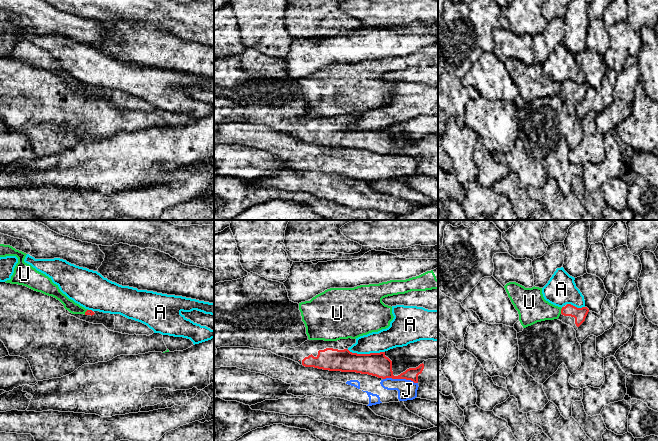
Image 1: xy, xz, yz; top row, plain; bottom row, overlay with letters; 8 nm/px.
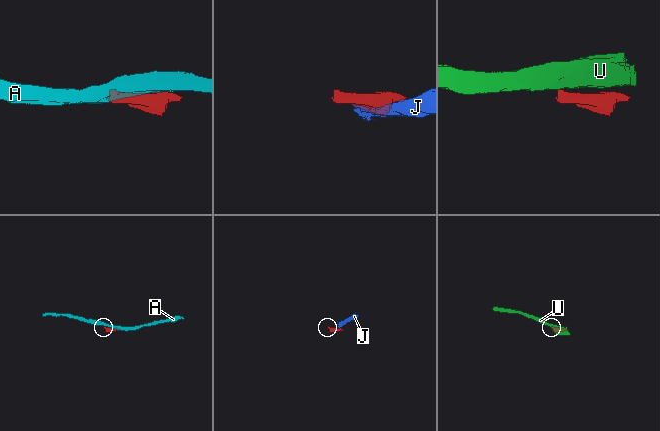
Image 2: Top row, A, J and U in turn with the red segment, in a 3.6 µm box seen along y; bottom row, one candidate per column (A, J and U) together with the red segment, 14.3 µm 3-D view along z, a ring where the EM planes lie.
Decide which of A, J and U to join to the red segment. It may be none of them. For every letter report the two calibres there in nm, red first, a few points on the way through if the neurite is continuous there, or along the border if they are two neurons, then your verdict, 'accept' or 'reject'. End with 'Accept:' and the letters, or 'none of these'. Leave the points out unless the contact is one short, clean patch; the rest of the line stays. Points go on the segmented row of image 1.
A: 190 nm thick on the red side, 170 nm on the other; reject
J: 190 nm thick on the red side, 160 nm on the other; reject
U: 100 nm thick on the red side, 240 nm on the other; border along yz (562, 308), (560, 313); reject
Accept: none of these

